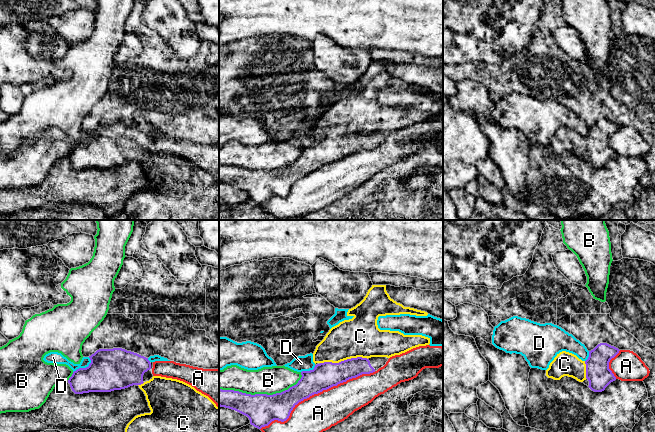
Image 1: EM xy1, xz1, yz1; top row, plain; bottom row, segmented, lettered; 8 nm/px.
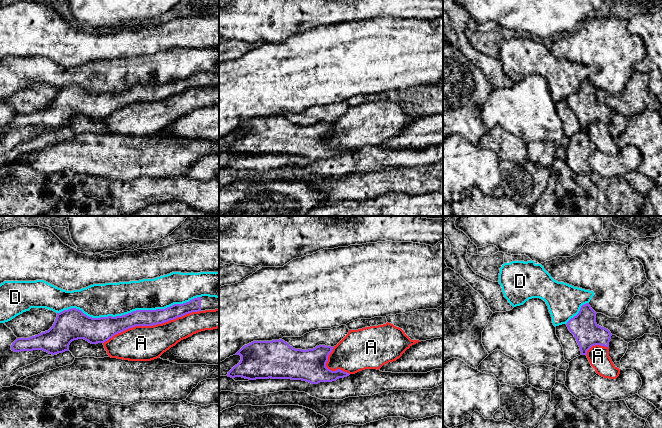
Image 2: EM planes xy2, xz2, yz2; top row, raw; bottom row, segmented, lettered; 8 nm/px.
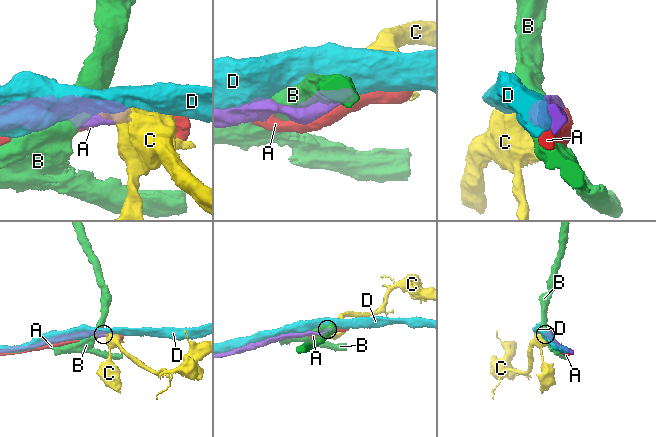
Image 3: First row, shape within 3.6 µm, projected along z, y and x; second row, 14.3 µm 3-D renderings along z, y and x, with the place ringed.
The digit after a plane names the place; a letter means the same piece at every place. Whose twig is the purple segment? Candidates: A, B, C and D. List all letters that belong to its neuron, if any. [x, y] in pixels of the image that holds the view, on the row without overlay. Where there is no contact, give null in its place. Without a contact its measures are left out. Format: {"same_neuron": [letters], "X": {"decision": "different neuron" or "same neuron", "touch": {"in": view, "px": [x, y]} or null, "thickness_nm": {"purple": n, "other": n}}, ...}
{"same_neuron": ["C"], "A": {"decision": "different neuron", "touch": {"in": "xz1", "px": [315, 169]}, "thickness_nm": {"purple": 220, "other": 300}}, "B": {"decision": "different neuron", "touch": {"in": "xz1", "px": [261, 170]}, "thickness_nm": {"purple": 260, "other": 220}}, "C": {"decision": "same neuron", "touch": {"in": "xz1", "px": [344, 136]}, "thickness_nm": {"purple": 220, "other": 320}}, "D": {"decision": "different neuron", "touch": {"in": "xy2", "px": [128, 89]}, "thickness_nm": {"purple": 190, "other": 280}}}

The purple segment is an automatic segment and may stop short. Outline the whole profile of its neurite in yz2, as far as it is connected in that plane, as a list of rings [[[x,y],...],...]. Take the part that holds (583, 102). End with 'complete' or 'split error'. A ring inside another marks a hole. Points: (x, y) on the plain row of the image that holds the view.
[[[586,79],[566,100],[576,114],[582,131],[587,131],[587,127],[595,121],[609,123],[612,110],[596,99],[596,90],[589,79]]]; complete

